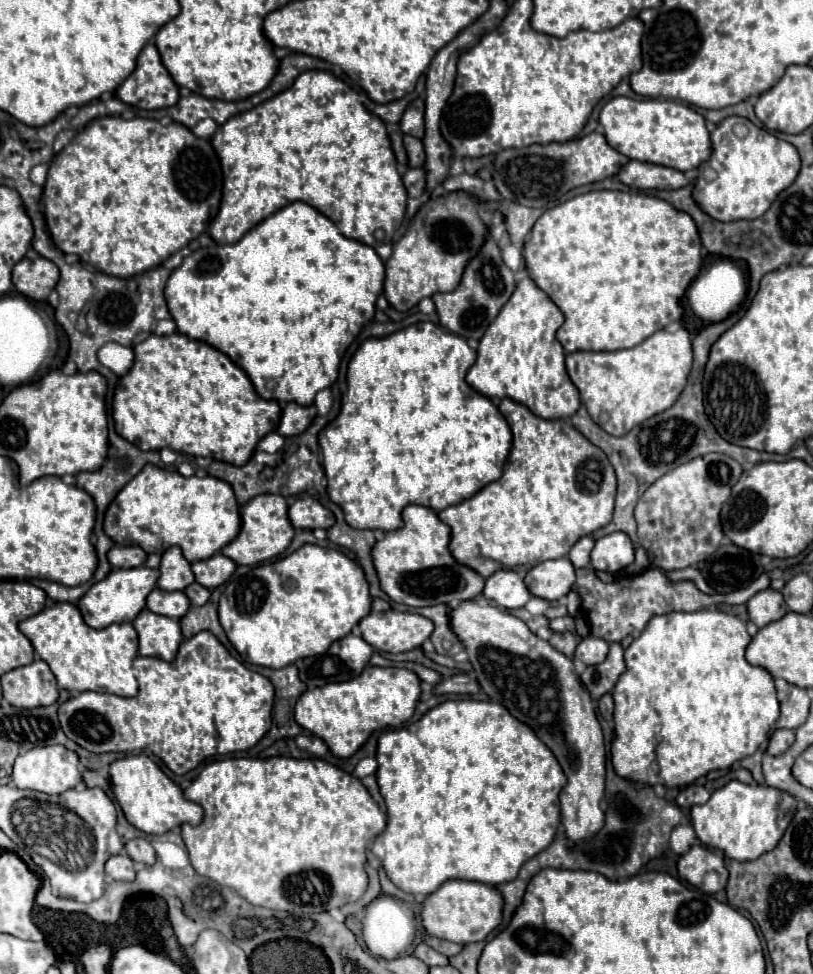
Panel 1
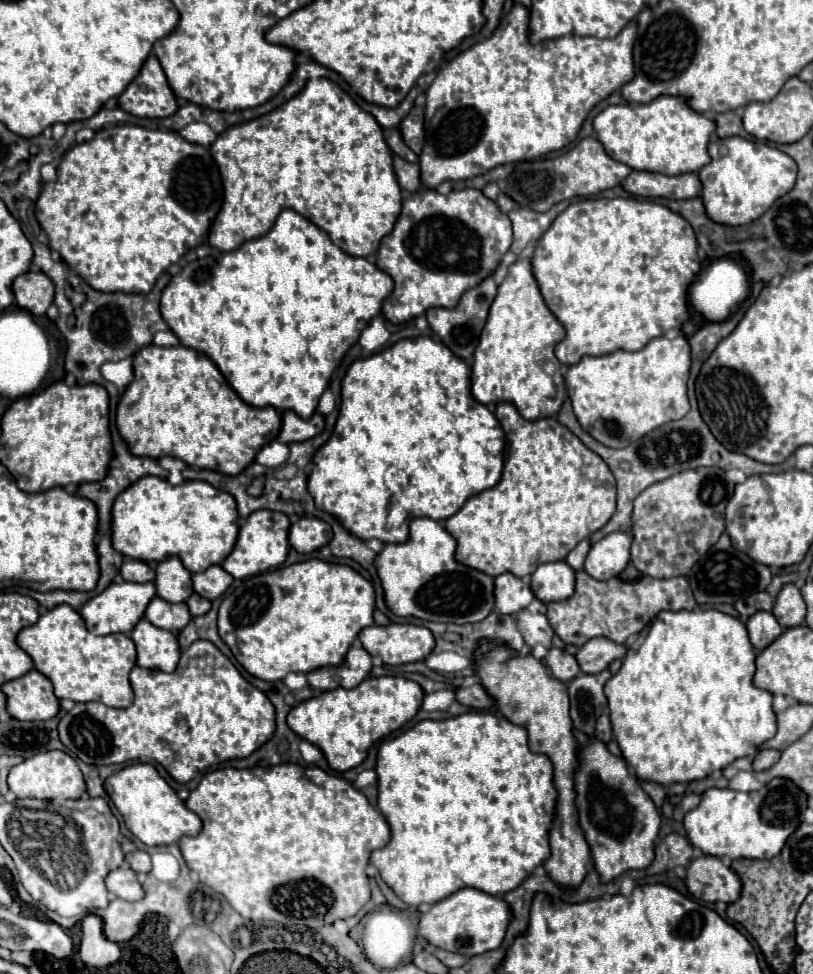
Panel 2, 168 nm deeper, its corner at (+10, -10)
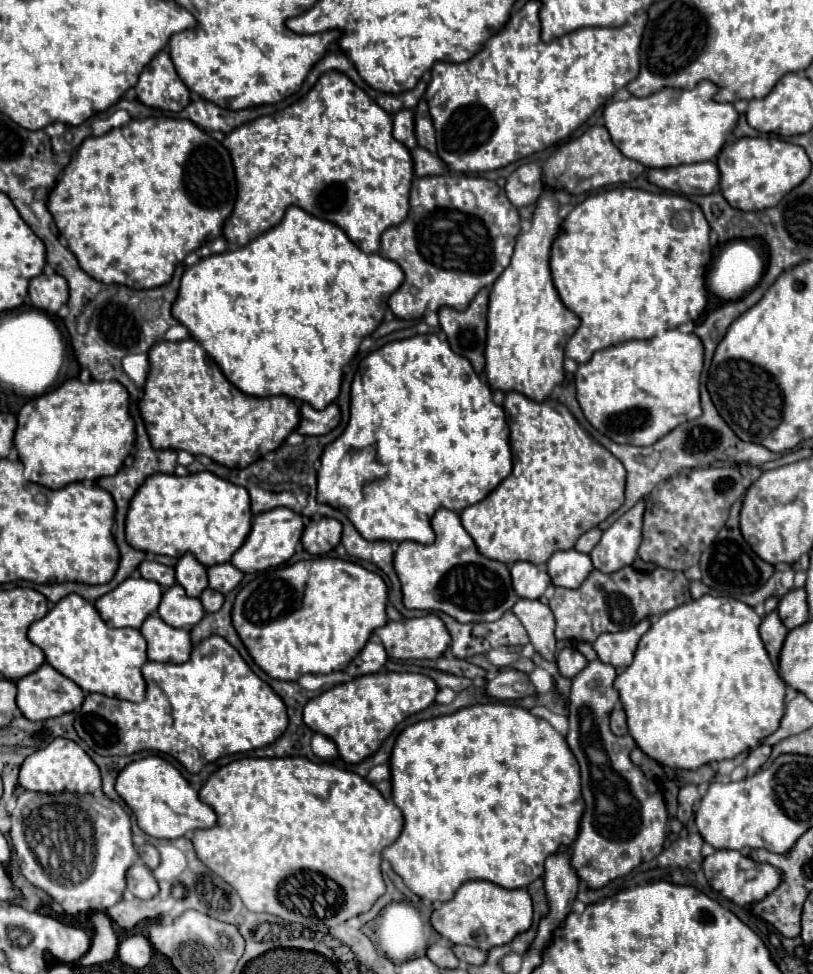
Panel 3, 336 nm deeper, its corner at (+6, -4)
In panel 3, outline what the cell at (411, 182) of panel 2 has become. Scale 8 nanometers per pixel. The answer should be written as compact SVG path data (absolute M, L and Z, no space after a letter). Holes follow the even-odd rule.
M415 148L411 152L411 156L413 156L417 178L421 178L421 176L439 176L439 174L445 172L445 164L425 148Z

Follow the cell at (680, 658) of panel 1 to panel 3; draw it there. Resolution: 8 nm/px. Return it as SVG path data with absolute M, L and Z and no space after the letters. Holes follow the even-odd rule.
M705 594L699 600L689 600L687 604L681 604L669 612L665 612L663 616L659 616L657 620L651 622L651 628L647 630L647 634L643 634L643 638L639 640L637 652L633 662L615 678L615 688L619 692L619 700L623 704L625 716L627 716L627 726L629 726L629 734L635 740L635 744L655 762L669 766L673 770L697 770L709 762L719 762L725 758L735 758L737 754L745 752L745 750L753 750L757 748L763 738L767 738L769 734L773 734L779 728L781 716L783 716L783 698L785 698L785 682L781 680L781 676L777 674L775 666L771 664L765 646L761 644L761 636L759 636L759 624L761 618L755 614L755 610L735 598L723 598L723 596L709 596Z

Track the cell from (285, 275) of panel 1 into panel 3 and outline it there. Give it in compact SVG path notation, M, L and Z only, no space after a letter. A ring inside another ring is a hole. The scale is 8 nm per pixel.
M291 206L291 208L287 208L283 220L275 228L271 228L265 234L257 236L247 246L233 248L233 250L223 252L223 254L211 254L207 258L201 258L195 266L187 268L183 278L181 278L179 294L177 294L175 302L173 302L171 312L189 330L191 338L195 338L207 350L207 354L217 362L217 366L227 376L227 380L231 384L235 384L241 392L245 392L249 396L259 396L259 398L263 398L263 396L289 396L289 398L313 404L313 408L325 408L339 394L341 376L343 376L341 368L355 356L361 340L365 336L369 336L381 324L383 314L387 310L387 300L401 286L401 282L403 282L403 272L393 260L387 260L387 258L383 258L379 254L361 252L347 238L347 234L339 226L335 226L335 224L331 224L327 220L319 220L319 218L307 214L305 210L297 208L297 206Z

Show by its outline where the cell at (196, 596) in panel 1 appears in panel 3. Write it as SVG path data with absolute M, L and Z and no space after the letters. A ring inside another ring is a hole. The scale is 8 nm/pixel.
M207 588L207 590L199 596L199 600L201 600L201 604L203 604L203 608L205 608L207 612L217 612L217 610L221 608L221 604L223 604L223 594L217 592L217 590Z

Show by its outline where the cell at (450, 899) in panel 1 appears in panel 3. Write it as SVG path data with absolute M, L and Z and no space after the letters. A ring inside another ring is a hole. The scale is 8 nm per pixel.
M485 880L465 882L451 900L443 902L441 908L433 910L431 914L431 926L443 938L451 940L453 944L481 948L485 952L495 946L511 942L515 934L525 932L531 926L531 920L533 920L533 908L525 888L507 890Z

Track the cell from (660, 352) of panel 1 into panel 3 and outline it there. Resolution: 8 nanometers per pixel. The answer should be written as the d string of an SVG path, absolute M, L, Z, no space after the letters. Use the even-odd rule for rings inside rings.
M667 330L651 340L629 340L617 346L609 346L591 356L589 362L579 364L575 372L577 400L585 418L601 434L617 444L649 446L665 436L675 426L701 416L699 406L699 376L703 368L703 344L695 334L681 330Z

